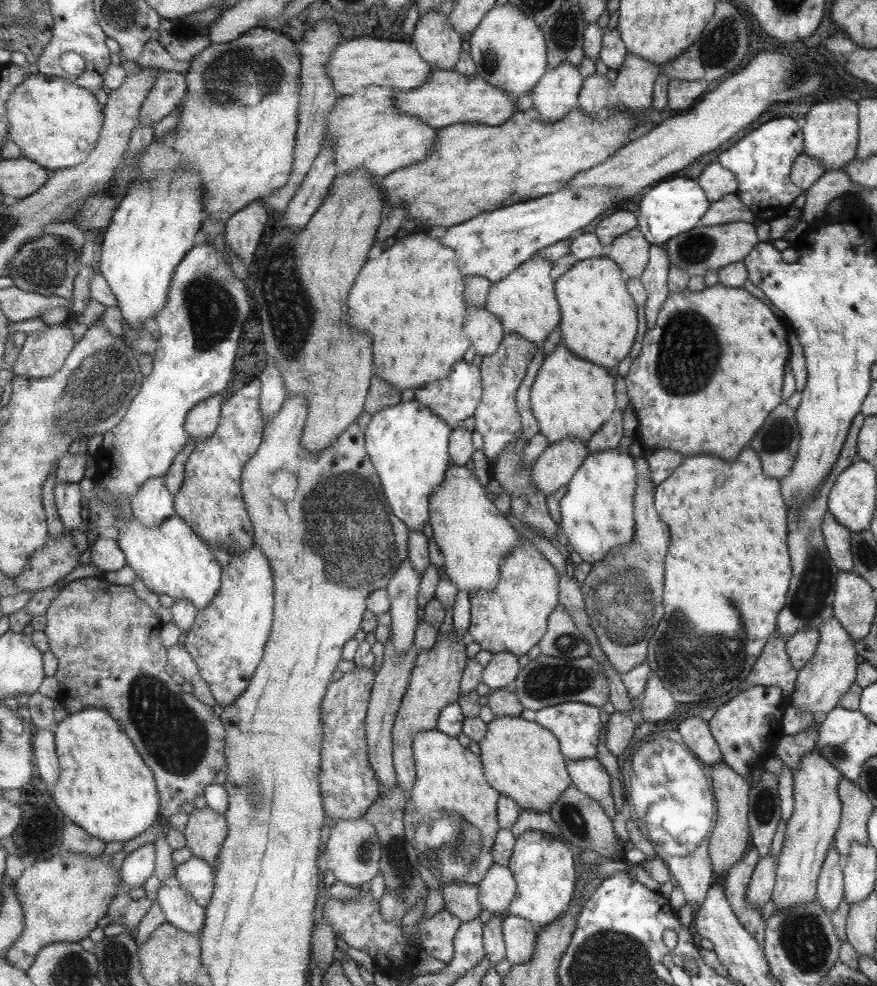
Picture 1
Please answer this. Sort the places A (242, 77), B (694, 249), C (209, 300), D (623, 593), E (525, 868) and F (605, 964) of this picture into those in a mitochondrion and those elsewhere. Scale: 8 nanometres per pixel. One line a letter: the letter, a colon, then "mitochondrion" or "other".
A: mitochondrion
B: mitochondrion
C: mitochondrion
D: mitochondrion
E: other
F: mitochondrion

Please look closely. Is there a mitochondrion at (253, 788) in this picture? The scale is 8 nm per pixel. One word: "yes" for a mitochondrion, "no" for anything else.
yes

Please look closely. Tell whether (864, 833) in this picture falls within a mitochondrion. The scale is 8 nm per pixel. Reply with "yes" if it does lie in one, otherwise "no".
no

